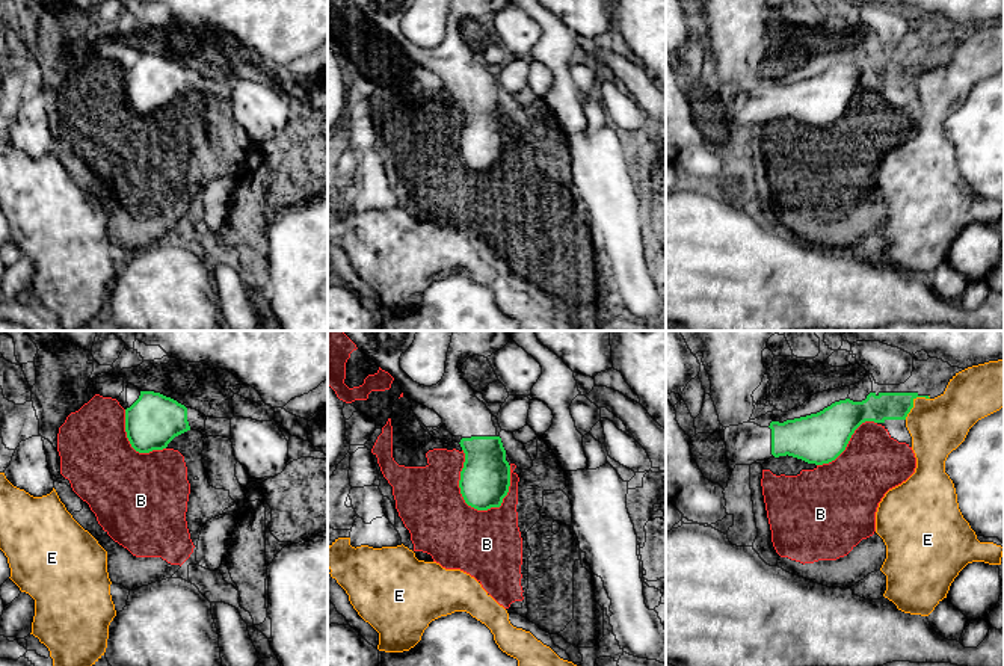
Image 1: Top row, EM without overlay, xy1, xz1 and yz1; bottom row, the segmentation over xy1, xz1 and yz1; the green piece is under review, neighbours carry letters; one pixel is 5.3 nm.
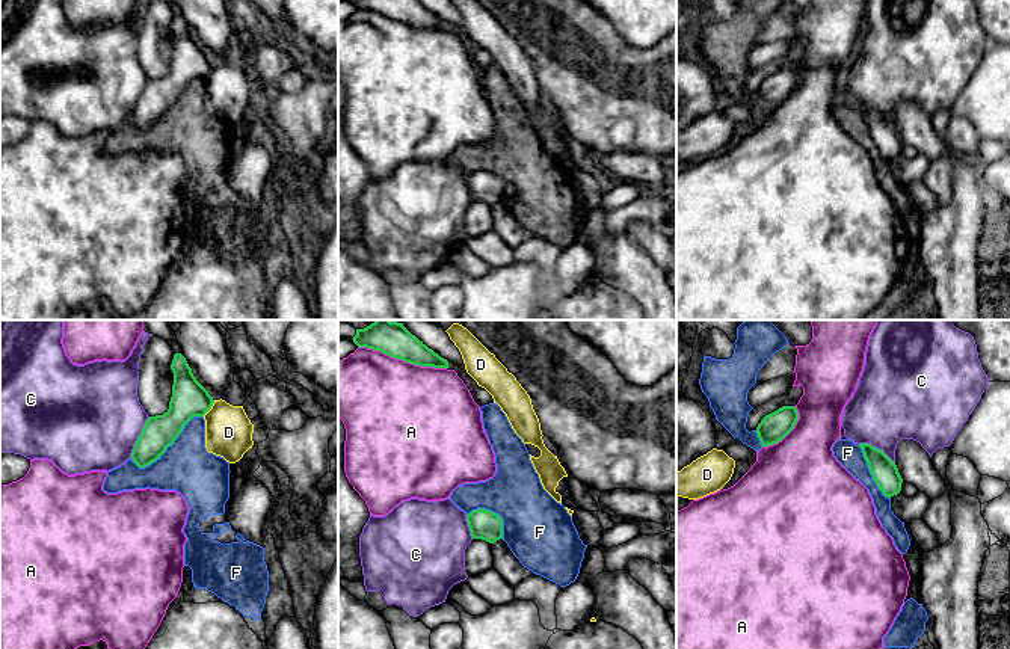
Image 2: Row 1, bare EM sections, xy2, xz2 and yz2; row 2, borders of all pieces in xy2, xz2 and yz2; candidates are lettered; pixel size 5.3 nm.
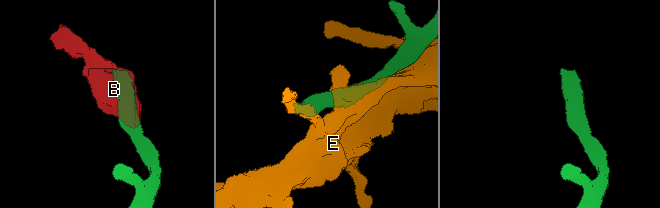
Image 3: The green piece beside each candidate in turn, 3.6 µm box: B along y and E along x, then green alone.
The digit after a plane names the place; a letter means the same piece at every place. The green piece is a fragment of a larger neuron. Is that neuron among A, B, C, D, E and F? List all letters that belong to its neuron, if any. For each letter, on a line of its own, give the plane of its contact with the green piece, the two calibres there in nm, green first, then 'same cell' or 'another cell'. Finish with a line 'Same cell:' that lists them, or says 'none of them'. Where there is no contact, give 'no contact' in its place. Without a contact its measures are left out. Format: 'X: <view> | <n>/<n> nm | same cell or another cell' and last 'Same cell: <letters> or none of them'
A: xz2 | 140/500 nm | another cell
B: xz1 | 260/360 nm | another cell
C: xy2 | 180/500 nm | another cell
D: xy2 | 190/260 nm | another cell
E: yz1 | 140/300 nm | another cell
F: xy2 | 180/280 nm | another cell
Same cell: none of them

